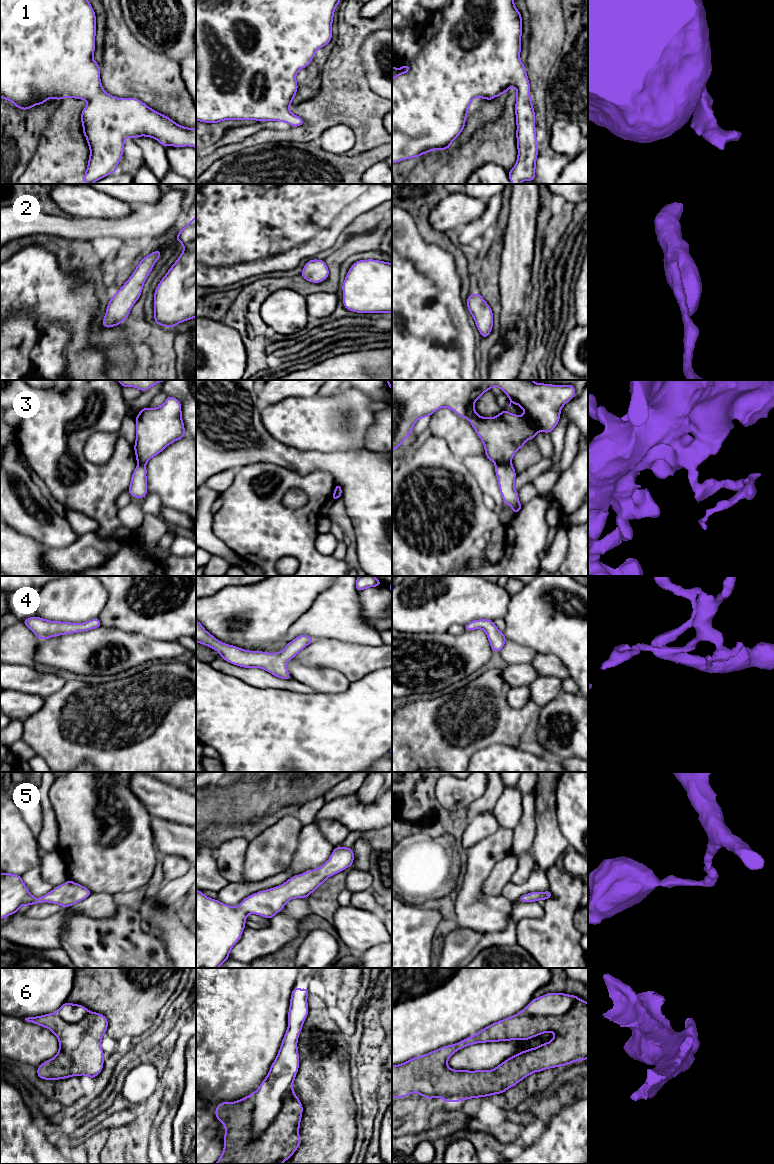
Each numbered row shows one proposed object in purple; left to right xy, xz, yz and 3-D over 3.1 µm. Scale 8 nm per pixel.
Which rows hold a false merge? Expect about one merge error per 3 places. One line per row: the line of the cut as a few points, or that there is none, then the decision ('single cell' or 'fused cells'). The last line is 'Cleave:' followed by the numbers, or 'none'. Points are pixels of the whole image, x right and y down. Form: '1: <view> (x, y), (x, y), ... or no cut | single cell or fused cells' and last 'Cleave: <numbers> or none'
1: no cut | single cell
2: no cut | single cell
3: yz (510, 462), (496, 464) | fused cells
4: no cut | single cell
5: no cut | single cell
6: xz (291, 1086), (275, 1118), (252, 1137) | fused cells
Cleave: 3, 6

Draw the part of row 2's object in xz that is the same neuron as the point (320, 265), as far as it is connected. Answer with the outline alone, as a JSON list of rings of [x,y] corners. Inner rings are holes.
[[[312,259],[304,265],[301,276],[309,282],[320,283],[329,276],[329,269],[325,260]]]

